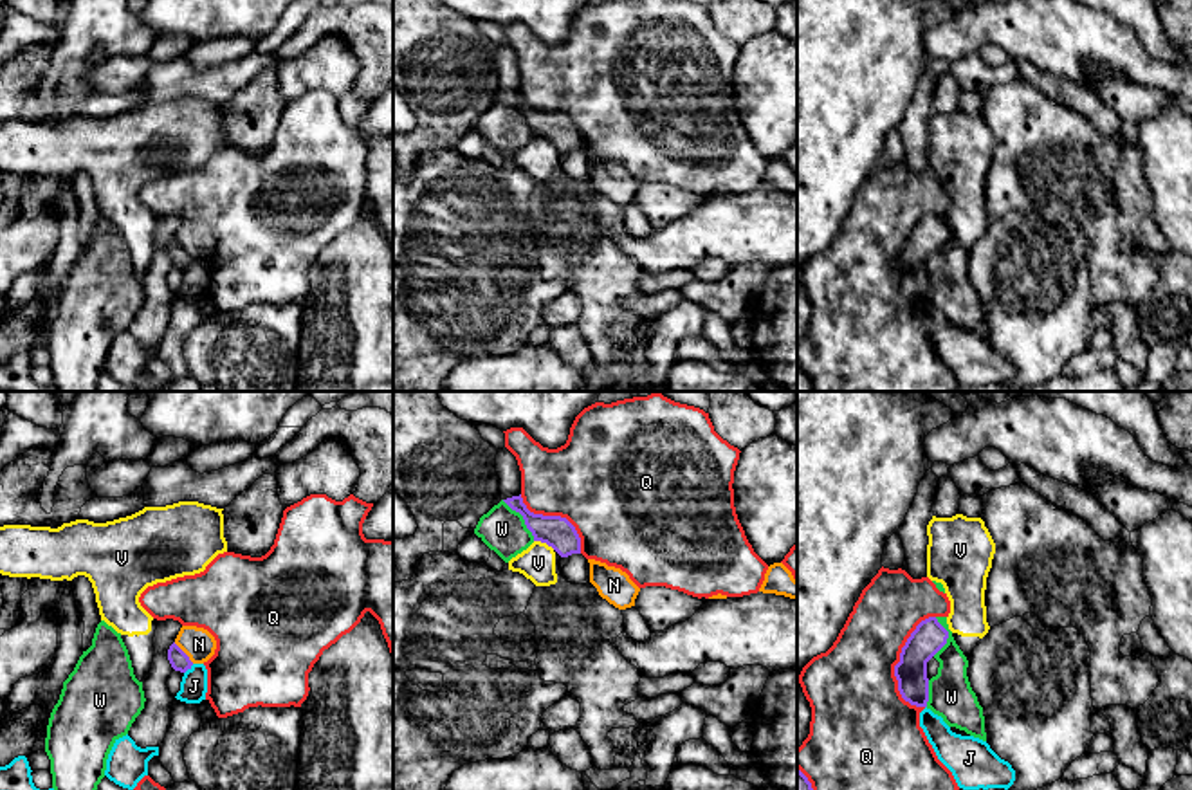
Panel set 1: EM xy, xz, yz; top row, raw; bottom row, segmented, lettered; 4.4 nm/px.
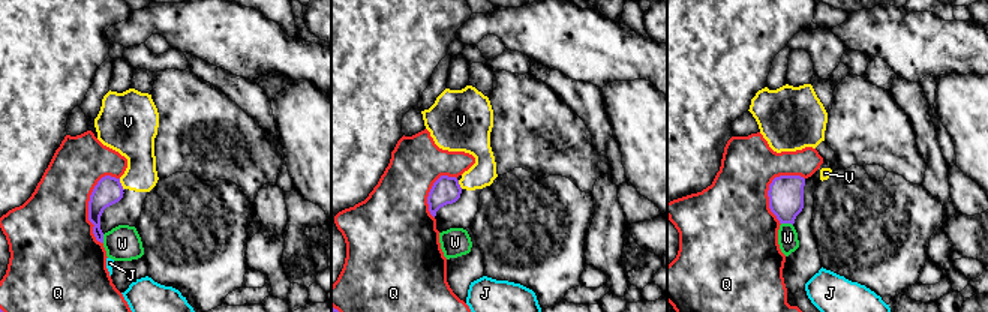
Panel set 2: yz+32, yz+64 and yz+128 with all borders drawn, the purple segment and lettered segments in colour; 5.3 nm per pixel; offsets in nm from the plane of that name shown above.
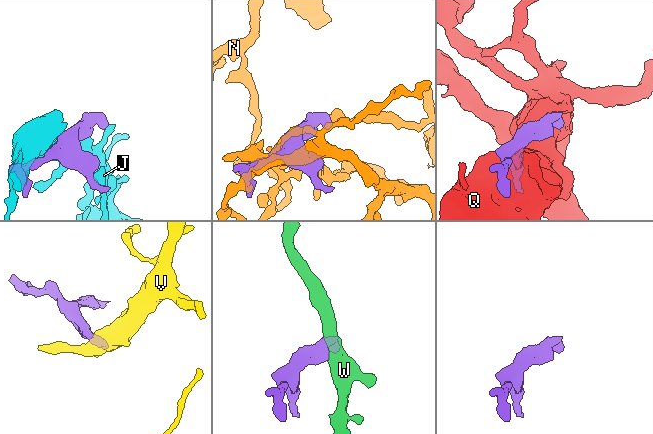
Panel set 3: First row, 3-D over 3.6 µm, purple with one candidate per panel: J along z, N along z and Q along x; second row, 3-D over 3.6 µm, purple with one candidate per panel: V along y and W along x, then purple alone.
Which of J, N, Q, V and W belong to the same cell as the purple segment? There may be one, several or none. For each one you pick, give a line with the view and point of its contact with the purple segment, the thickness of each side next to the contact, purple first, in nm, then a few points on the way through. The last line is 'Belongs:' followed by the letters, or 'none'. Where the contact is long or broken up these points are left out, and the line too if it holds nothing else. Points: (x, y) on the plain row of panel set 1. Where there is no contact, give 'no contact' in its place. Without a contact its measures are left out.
Belongs: none

